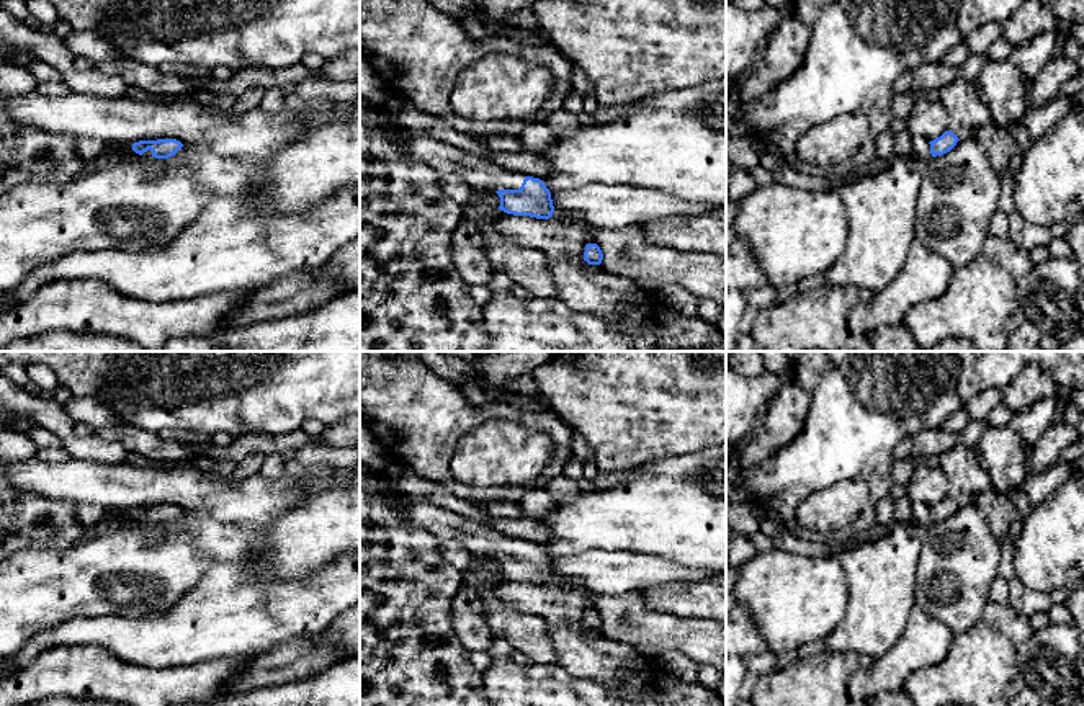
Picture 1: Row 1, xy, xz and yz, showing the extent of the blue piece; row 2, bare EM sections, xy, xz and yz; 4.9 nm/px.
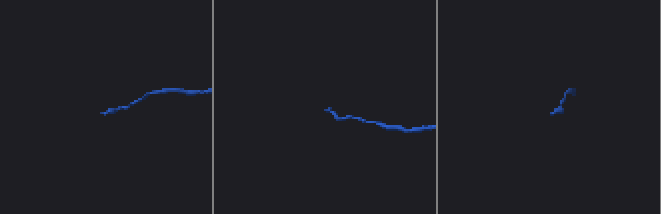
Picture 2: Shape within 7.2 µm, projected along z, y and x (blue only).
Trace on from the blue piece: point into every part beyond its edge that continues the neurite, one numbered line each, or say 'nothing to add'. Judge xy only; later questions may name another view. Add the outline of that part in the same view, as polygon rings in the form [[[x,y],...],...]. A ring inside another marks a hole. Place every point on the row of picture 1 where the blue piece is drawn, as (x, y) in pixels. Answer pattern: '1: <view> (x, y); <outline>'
1: xy (126, 151); [[[132,144],[129,145],[108,145],[108,150],[118,154],[118,155],[124,155],[124,157],[137,157],[137,159],[147,159],[152,155],[152,150],[149,149],[147,152],[144,152],[142,155],[136,154],[132,150]]]

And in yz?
1: yz (921, 147); [[[916,137],[912,141],[912,154],[917,155],[919,159],[929,162],[932,159],[929,141],[925,141],[922,137]]]

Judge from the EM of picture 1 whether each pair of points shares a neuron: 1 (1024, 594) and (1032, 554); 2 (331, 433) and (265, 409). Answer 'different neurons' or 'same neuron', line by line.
1: different neurons
2: different neurons

